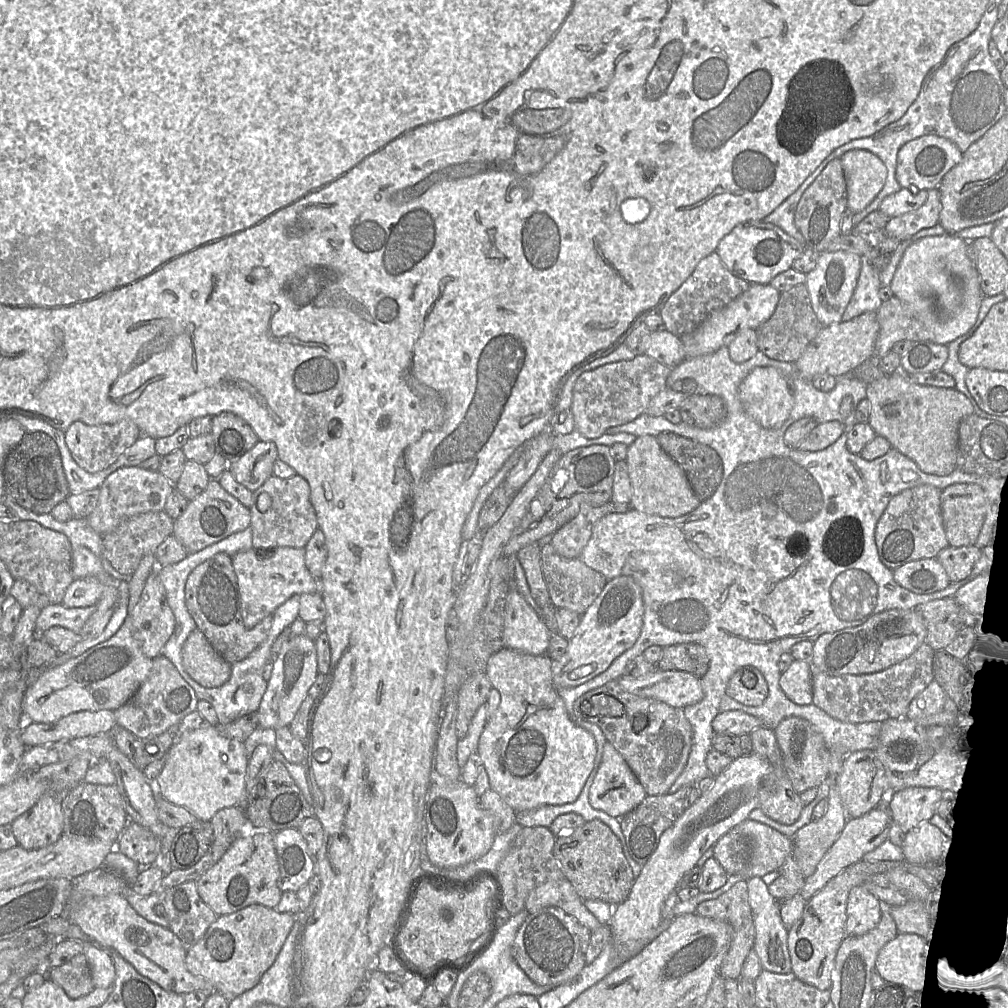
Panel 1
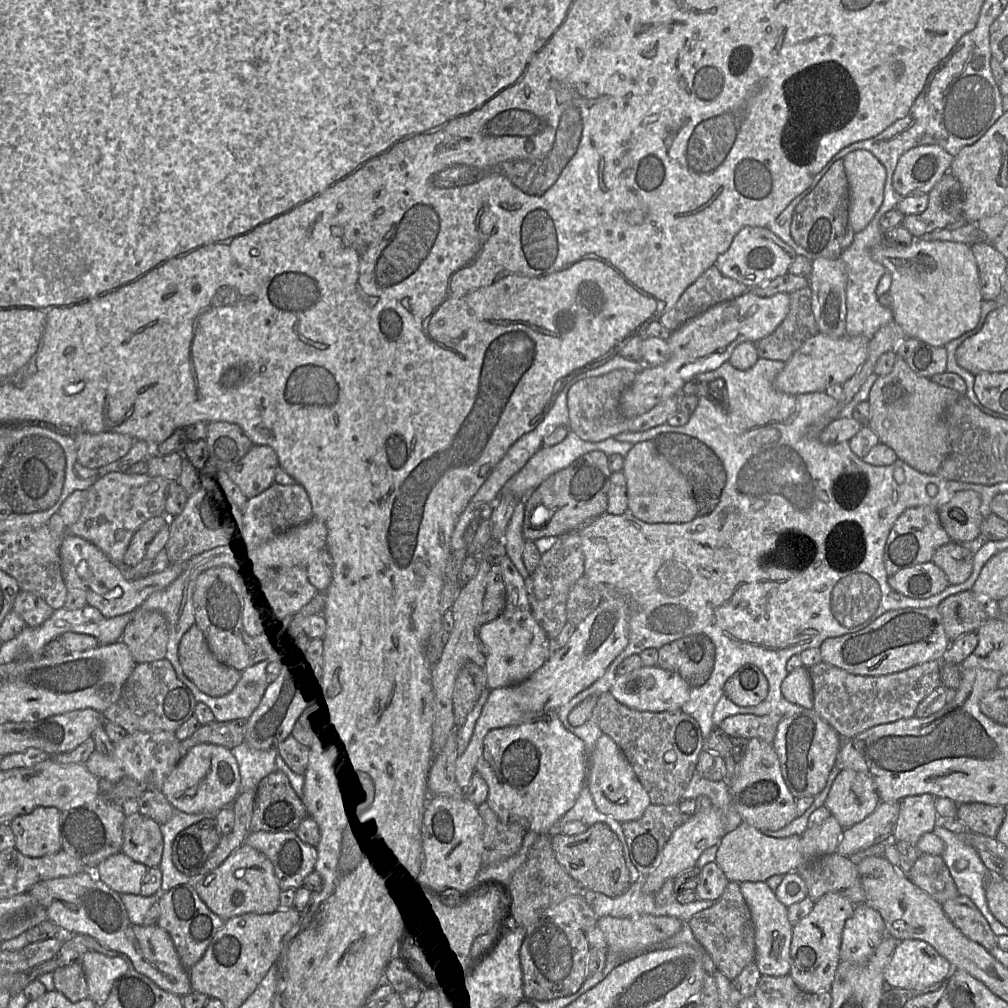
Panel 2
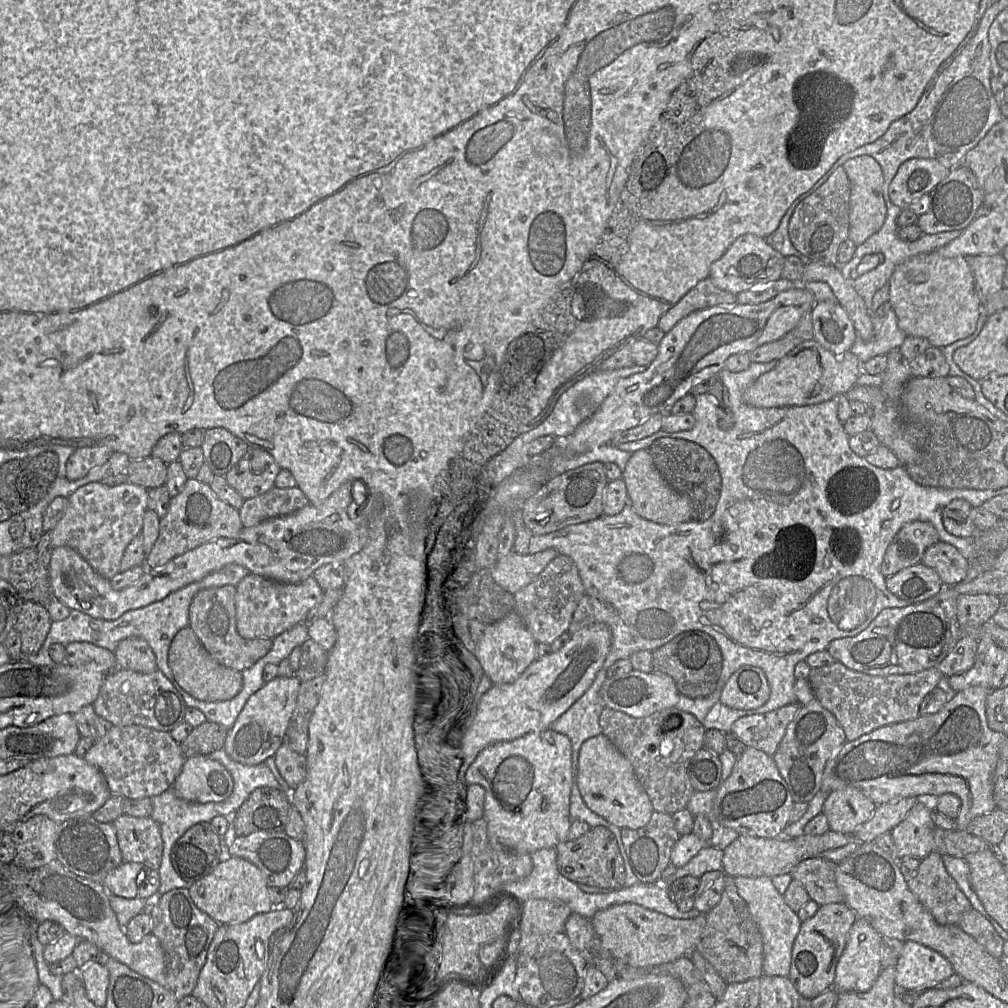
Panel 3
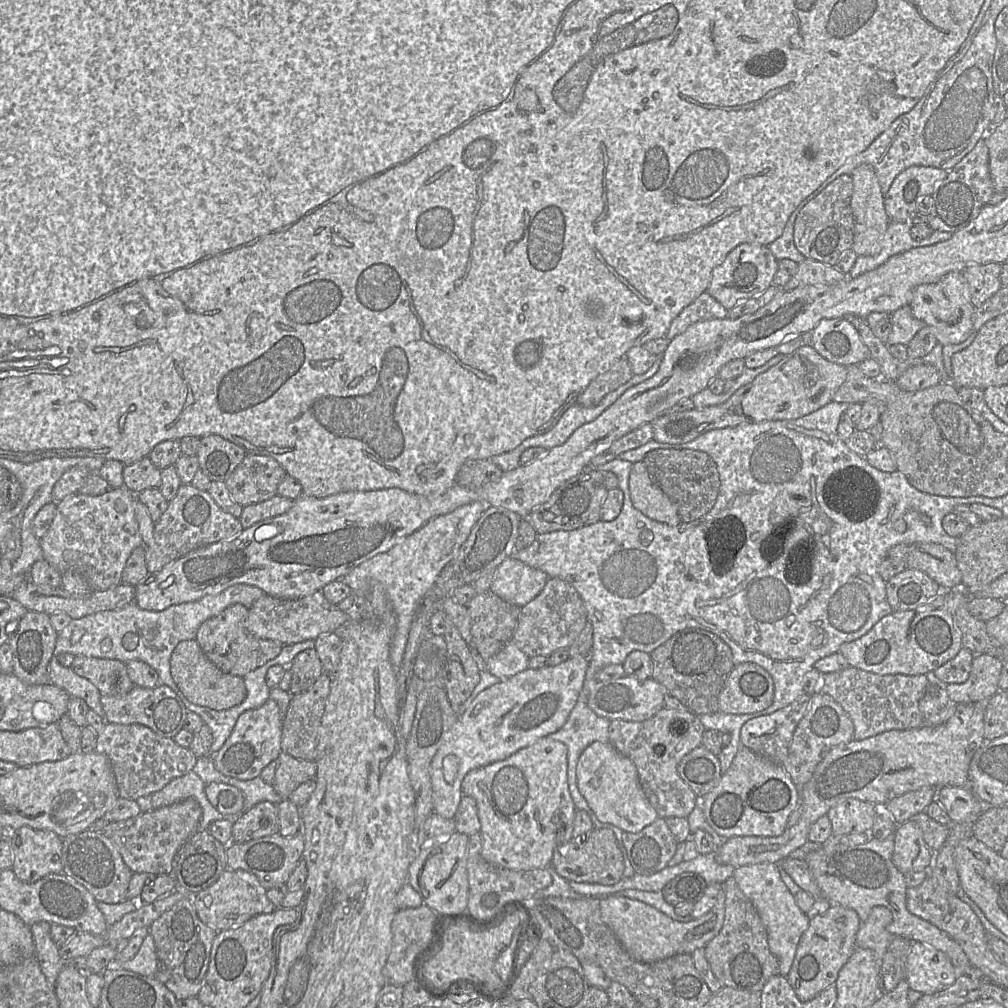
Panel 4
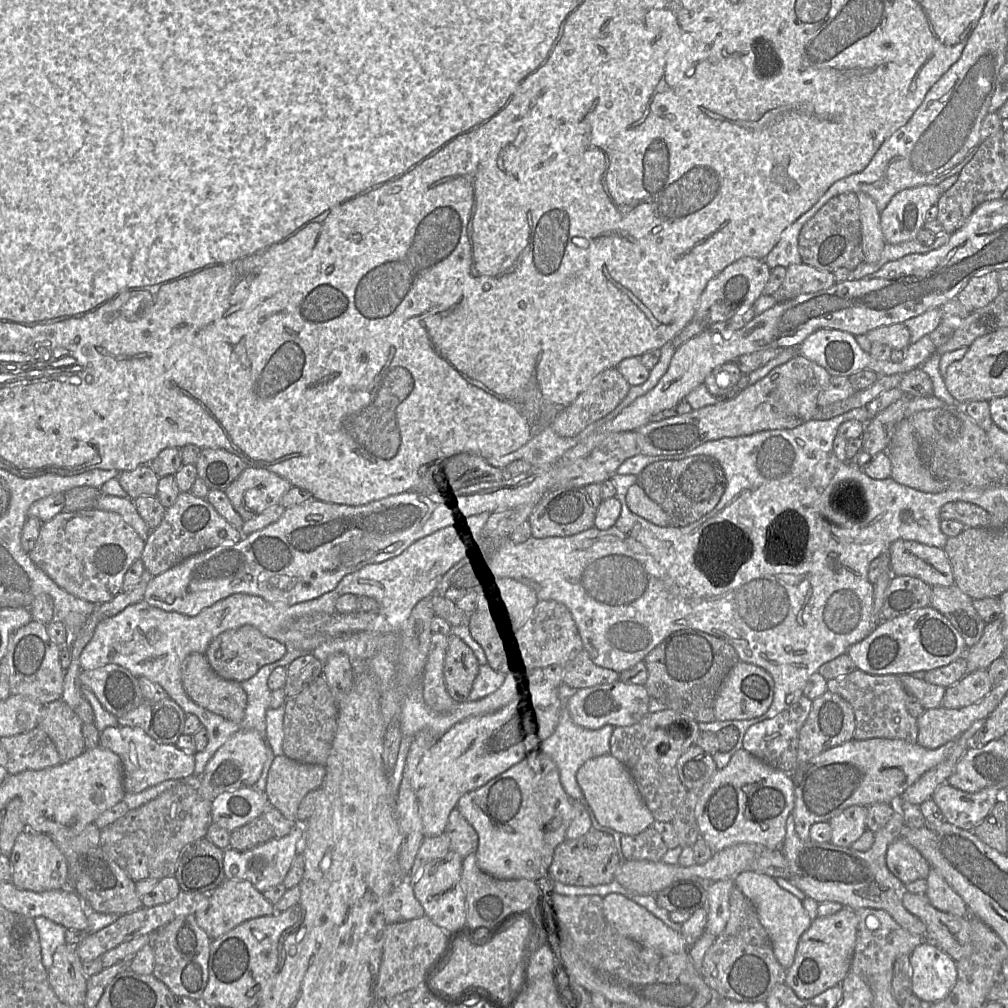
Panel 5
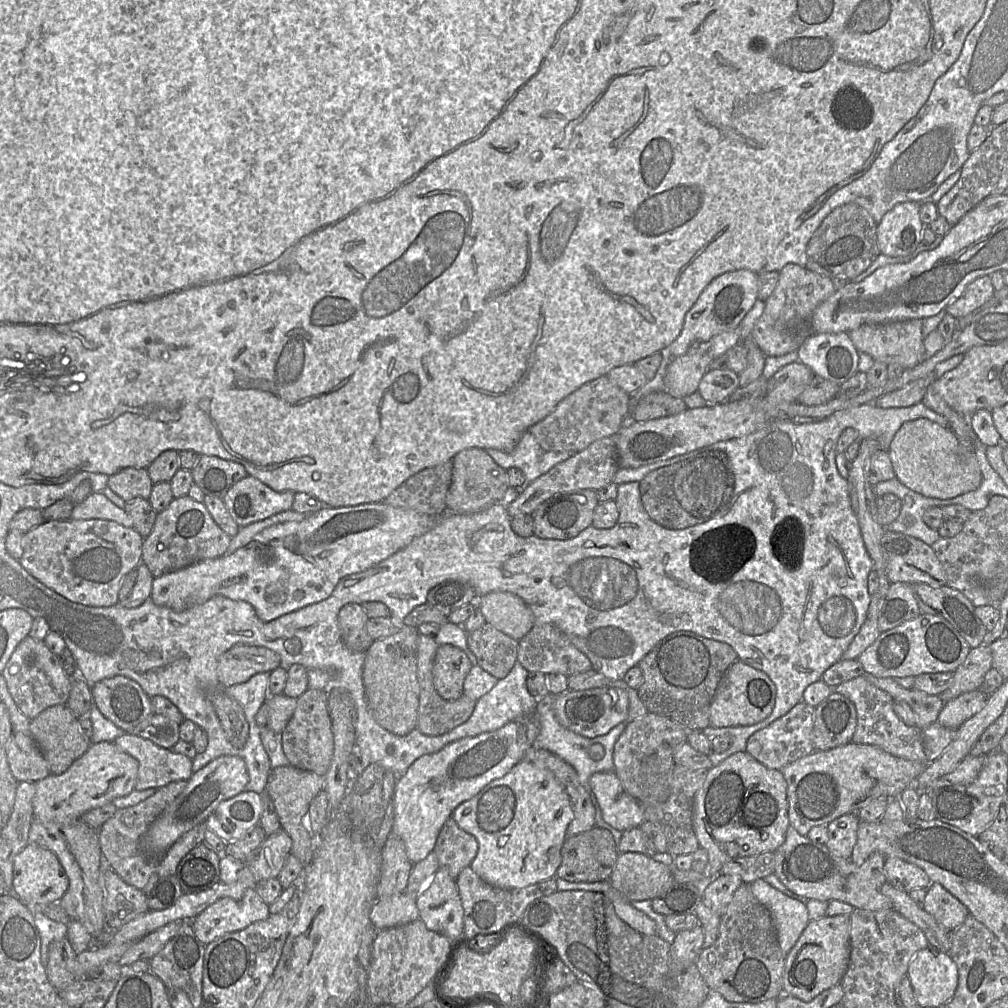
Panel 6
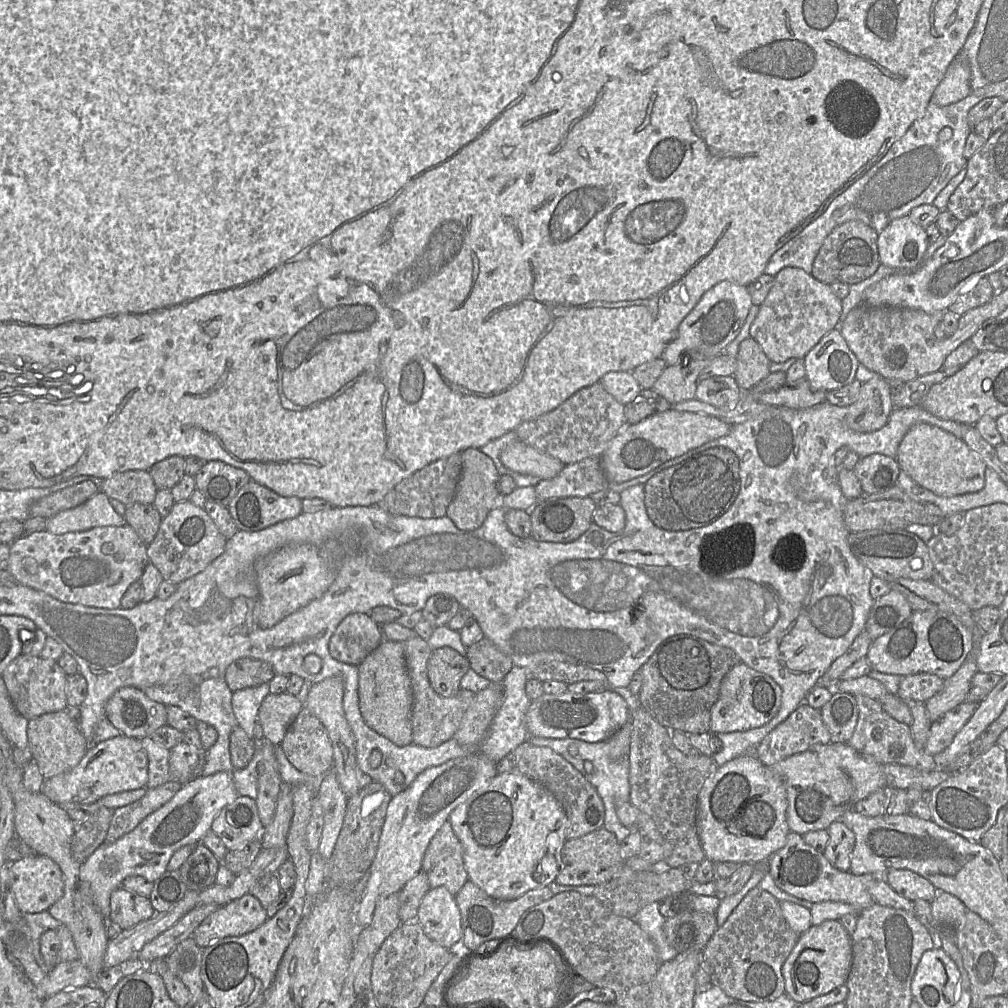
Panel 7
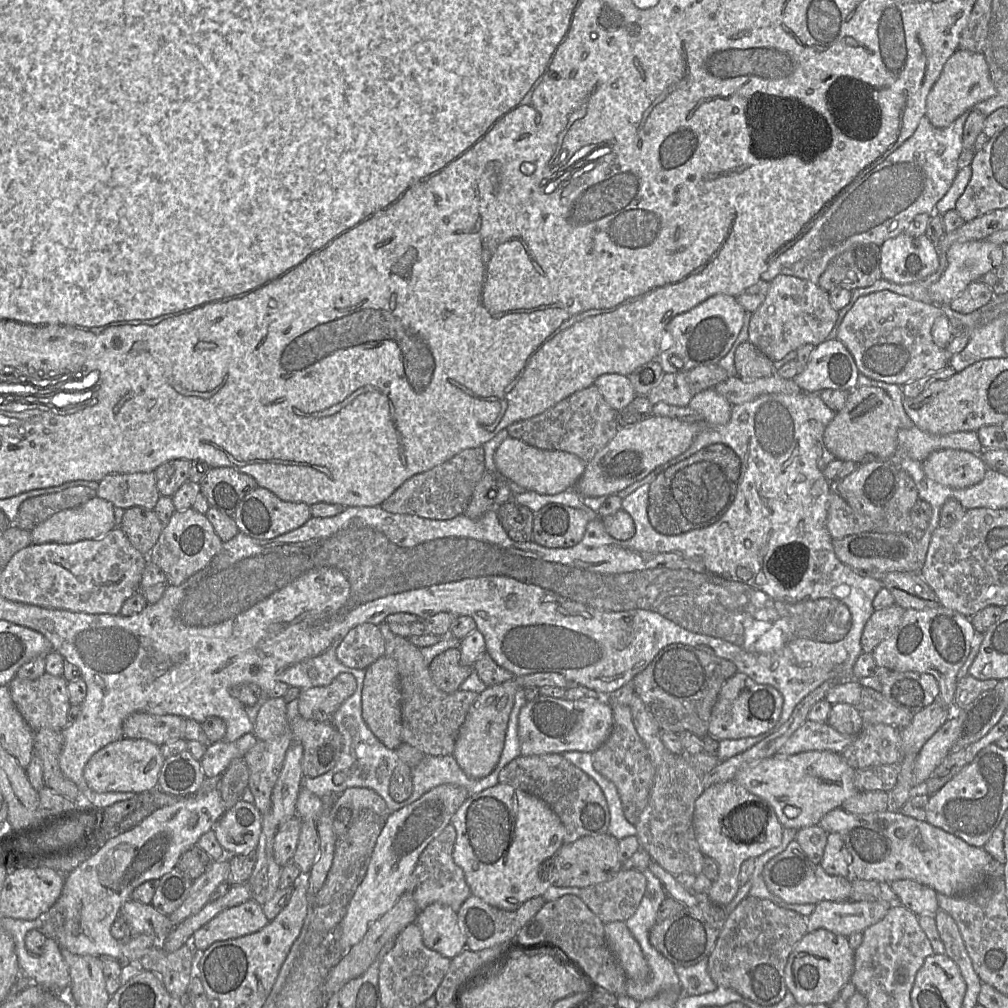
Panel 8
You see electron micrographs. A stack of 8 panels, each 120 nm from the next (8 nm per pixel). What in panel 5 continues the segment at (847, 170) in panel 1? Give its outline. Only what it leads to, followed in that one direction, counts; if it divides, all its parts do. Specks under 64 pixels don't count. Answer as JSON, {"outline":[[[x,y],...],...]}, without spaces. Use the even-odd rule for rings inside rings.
{"outline":[[[856,193],[859,201],[861,219],[861,246],[865,263],[876,263],[883,252],[886,240],[884,238],[880,217],[874,200],[866,193]]]}

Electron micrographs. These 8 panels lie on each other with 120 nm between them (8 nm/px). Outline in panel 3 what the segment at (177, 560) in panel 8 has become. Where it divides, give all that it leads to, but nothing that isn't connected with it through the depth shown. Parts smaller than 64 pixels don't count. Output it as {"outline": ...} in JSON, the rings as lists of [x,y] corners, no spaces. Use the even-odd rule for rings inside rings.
{"outline":[[[188,479],[182,492],[171,498],[166,516],[160,519],[158,538],[146,556],[145,567],[153,570],[208,542],[218,539],[231,539],[243,530],[238,509],[220,500],[209,484]]]}

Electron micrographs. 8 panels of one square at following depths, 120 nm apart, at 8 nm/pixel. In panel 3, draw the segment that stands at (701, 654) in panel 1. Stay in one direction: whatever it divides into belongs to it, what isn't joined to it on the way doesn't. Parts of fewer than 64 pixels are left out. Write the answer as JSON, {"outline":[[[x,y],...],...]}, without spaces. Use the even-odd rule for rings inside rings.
{"outline":[[[700,630],[685,631],[653,651],[653,671],[669,675],[680,694],[692,699],[711,695],[721,676],[722,652],[715,639]]]}

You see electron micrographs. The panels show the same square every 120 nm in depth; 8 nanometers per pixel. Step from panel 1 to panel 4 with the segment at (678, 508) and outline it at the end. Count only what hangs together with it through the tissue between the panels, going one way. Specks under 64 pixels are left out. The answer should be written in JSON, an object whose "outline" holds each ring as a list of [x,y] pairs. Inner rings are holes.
{"outline":[[[643,460],[633,463],[629,492],[634,507],[648,518],[670,526],[682,522],[675,504],[651,480]]]}

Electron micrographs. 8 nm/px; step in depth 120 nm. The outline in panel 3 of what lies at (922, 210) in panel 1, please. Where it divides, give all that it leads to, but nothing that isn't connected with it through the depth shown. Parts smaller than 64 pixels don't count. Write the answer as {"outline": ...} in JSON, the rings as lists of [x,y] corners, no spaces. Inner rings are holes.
{"outline":[[[965,165],[951,169],[949,175],[930,192],[931,206],[928,212],[918,216],[916,225],[923,234],[936,234],[952,230],[963,231],[974,219],[983,204],[984,193],[973,172]]]}

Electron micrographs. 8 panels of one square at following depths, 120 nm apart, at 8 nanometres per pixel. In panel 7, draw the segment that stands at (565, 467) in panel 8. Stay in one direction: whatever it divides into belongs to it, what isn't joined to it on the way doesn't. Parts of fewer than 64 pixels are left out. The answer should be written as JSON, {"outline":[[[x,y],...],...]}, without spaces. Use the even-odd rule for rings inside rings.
{"outline":[[[521,440],[509,443],[501,452],[502,464],[520,474],[531,475],[540,480],[557,476],[564,464],[549,454],[538,451]]]}

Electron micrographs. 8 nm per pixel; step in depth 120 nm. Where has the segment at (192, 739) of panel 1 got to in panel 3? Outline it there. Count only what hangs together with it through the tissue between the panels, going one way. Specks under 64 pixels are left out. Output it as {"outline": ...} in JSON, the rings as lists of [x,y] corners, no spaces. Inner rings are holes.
{"outline":[[[205,755],[187,758],[172,789],[188,802],[222,802],[233,792],[234,782],[228,770]]]}

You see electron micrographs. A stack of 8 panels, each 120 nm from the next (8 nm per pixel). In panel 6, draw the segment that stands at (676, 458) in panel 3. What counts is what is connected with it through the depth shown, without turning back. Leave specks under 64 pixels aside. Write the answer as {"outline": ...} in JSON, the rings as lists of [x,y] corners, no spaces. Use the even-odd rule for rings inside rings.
{"outline":[[[702,451],[683,461],[648,473],[640,482],[640,497],[649,517],[672,530],[701,524],[723,509],[731,500],[735,478],[723,451]]]}

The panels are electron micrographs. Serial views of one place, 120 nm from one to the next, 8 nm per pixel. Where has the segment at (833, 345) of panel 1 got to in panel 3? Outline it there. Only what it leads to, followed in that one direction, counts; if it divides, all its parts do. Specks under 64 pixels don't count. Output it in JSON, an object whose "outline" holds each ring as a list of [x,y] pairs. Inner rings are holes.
{"outline":[[[812,339],[798,345],[780,359],[774,369],[762,374],[744,391],[742,400],[757,408],[819,404],[857,386],[862,372],[862,363],[851,351],[835,355]]]}

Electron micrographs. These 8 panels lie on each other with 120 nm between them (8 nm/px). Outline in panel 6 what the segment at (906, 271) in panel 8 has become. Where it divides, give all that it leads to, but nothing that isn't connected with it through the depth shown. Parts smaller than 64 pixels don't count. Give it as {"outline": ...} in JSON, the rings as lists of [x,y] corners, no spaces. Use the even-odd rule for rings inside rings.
{"outline":[[[903,202],[883,216],[877,225],[880,253],[891,257],[904,257],[915,251],[926,227],[920,219],[920,204]]]}

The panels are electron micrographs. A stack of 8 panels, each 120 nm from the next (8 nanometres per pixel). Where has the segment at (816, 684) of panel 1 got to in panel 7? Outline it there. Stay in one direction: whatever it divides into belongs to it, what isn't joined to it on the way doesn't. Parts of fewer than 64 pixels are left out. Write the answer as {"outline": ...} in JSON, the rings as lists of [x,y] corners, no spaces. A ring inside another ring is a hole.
{"outline":[[[855,695],[858,721],[848,744],[862,755],[881,764],[910,766],[922,771],[937,769],[934,756],[916,746],[910,726],[898,722],[886,713],[880,702],[865,695]]]}

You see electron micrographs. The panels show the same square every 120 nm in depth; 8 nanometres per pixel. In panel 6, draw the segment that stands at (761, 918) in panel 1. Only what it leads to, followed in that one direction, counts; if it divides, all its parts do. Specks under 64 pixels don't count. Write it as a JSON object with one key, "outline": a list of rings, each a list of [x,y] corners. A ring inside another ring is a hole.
{"outline":[[[763,878],[751,882],[750,887],[754,896],[770,910],[780,947],[784,953],[788,954],[810,921],[806,905],[782,893]]]}

